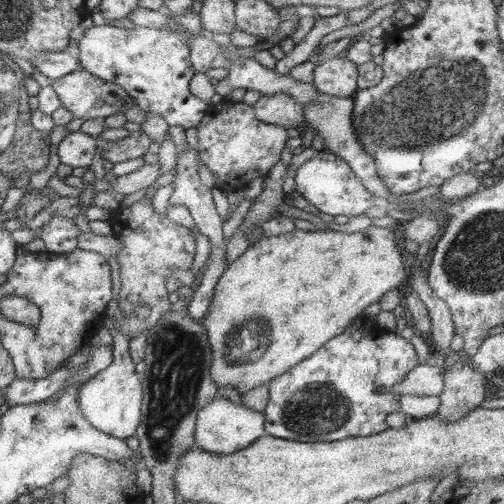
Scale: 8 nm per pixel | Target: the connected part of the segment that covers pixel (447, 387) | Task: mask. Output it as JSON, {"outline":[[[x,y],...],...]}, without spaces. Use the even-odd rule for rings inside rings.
{"outline":[[[456,363],[443,374],[443,391],[439,394],[441,400],[438,416],[445,421],[460,420],[471,410],[480,407],[480,404],[490,397],[485,388],[486,378],[468,363]]]}

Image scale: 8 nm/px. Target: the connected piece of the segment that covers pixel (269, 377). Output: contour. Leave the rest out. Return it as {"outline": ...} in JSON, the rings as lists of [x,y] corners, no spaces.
{"outline":[[[372,225],[356,233],[342,233],[315,226],[312,231],[296,229],[286,234],[270,236],[256,241],[238,259],[226,267],[226,270],[216,283],[210,308],[204,314],[204,318],[201,319],[202,327],[206,329],[210,349],[212,349],[212,365],[210,368],[212,381],[214,381],[218,390],[225,387],[232,388],[236,389],[242,396],[250,390],[269,385],[273,379],[282,376],[302,360],[307,360],[310,356],[313,356],[332,338],[343,334],[346,328],[353,325],[354,320],[363,314],[364,308],[379,302],[382,296],[386,295],[386,292],[396,289],[398,285],[403,285],[406,280],[408,280],[407,261],[404,251],[402,253],[402,248],[396,243],[393,227],[383,228]]]}

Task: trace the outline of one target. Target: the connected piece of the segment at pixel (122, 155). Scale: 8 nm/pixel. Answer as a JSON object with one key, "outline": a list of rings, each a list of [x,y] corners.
{"outline":[[[142,130],[129,131],[128,136],[114,141],[100,138],[97,141],[97,148],[103,160],[108,160],[111,164],[120,161],[130,160],[143,156],[148,152],[148,146],[152,144],[151,138]]]}

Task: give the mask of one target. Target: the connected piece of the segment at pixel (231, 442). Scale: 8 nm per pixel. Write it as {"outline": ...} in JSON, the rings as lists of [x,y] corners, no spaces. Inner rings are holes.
{"outline":[[[218,395],[198,411],[195,422],[194,441],[196,447],[214,454],[234,453],[243,450],[262,437],[265,432],[265,416],[253,408],[234,404],[230,399]]]}

